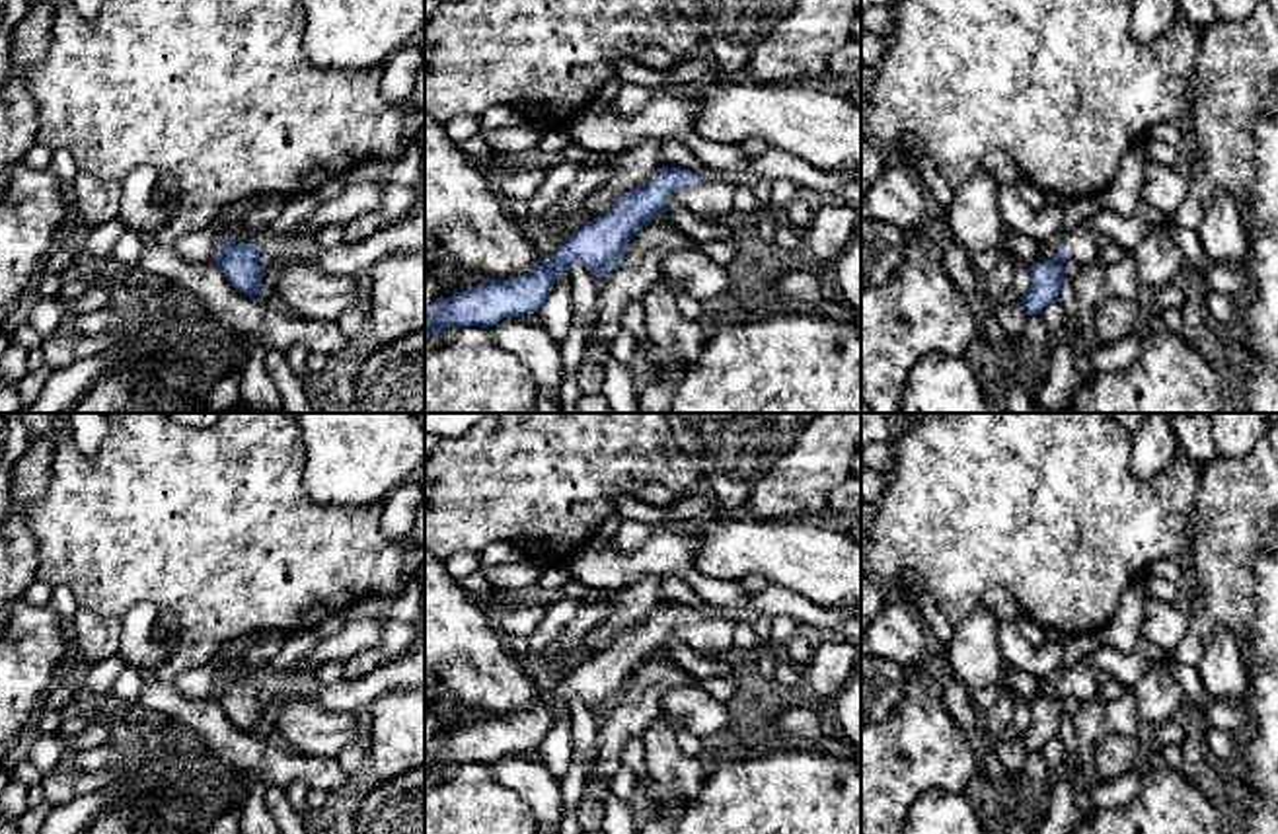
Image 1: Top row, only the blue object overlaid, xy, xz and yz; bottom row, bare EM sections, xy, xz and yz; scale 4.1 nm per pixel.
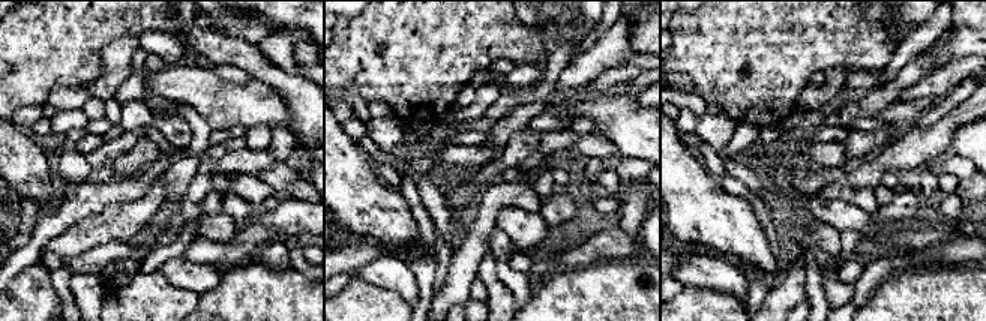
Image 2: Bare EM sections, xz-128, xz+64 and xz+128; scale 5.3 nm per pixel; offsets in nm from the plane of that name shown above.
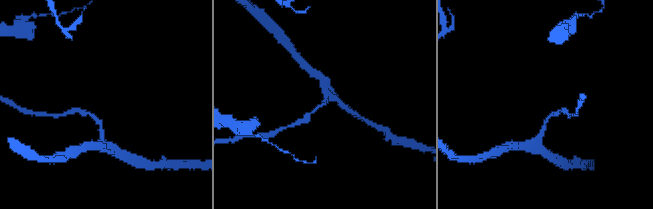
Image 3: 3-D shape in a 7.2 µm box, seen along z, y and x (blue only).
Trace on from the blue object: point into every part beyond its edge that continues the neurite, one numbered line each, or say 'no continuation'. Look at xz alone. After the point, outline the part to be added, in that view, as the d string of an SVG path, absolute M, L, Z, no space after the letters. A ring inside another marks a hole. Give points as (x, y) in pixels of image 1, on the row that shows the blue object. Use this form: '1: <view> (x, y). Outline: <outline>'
1: xz (710, 201). Outline: M725 179L699 181L694 187L674 191L670 201L686 207L705 222L733 220L734 191L736 185Z

